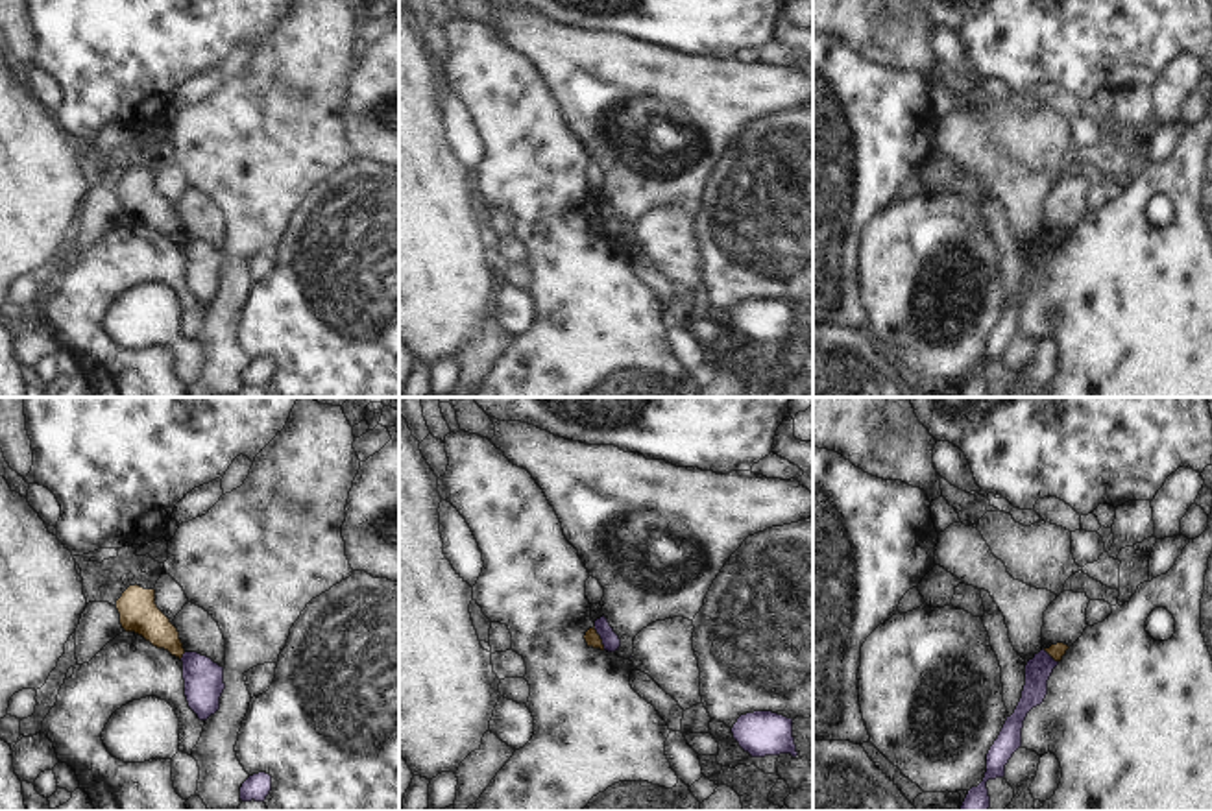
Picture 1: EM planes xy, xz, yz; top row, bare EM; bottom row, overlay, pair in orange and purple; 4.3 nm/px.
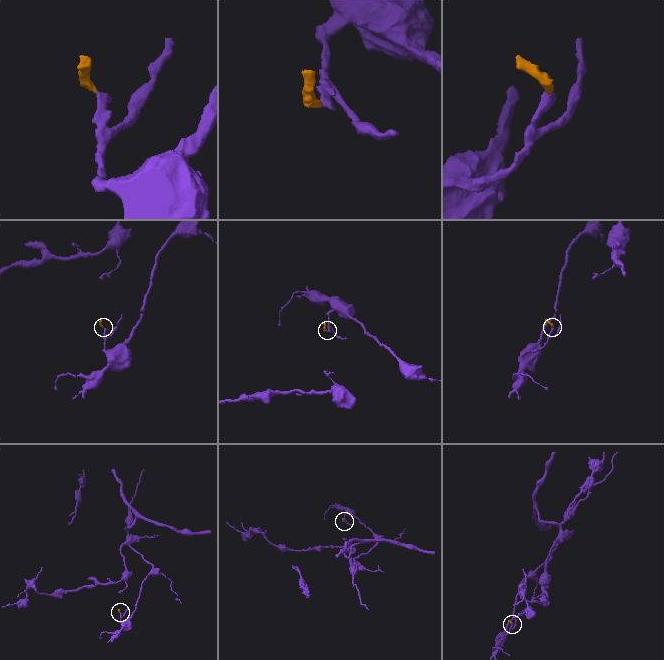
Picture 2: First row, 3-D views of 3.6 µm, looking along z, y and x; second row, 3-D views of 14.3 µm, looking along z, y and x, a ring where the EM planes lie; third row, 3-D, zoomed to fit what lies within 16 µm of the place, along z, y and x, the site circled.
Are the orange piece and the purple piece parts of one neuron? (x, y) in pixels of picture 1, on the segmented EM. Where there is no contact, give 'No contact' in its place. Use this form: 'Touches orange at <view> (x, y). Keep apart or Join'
Touches orange at xz (599, 638). Keep apart

